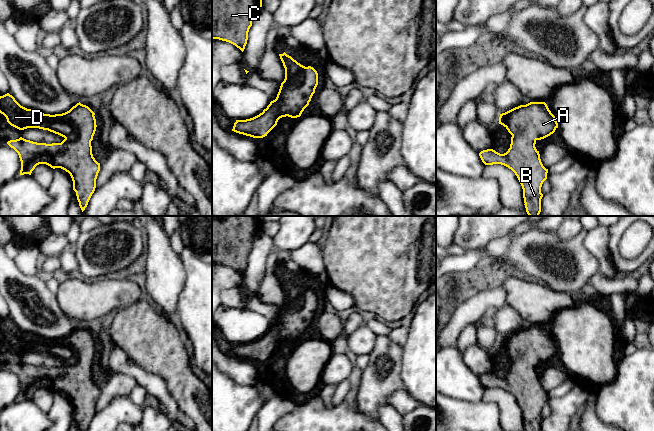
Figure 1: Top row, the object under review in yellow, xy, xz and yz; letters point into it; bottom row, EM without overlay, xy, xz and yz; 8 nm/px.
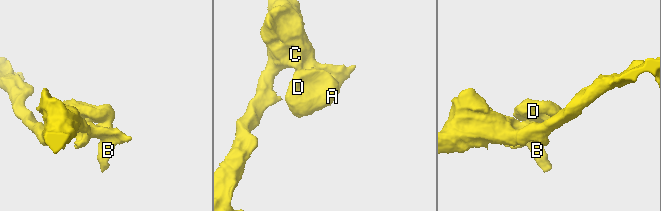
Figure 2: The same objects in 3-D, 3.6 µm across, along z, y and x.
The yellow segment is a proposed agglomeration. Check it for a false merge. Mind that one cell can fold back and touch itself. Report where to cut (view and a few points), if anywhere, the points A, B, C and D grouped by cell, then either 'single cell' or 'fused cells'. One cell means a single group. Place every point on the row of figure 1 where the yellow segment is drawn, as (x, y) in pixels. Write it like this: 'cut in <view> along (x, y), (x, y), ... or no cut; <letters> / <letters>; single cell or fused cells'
no cut; A B C D; single cell

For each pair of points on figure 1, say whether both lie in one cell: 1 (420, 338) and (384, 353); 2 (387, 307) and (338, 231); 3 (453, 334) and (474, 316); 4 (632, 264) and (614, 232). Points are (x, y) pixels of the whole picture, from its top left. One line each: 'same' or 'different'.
1: different
2: same
3: same
4: same

